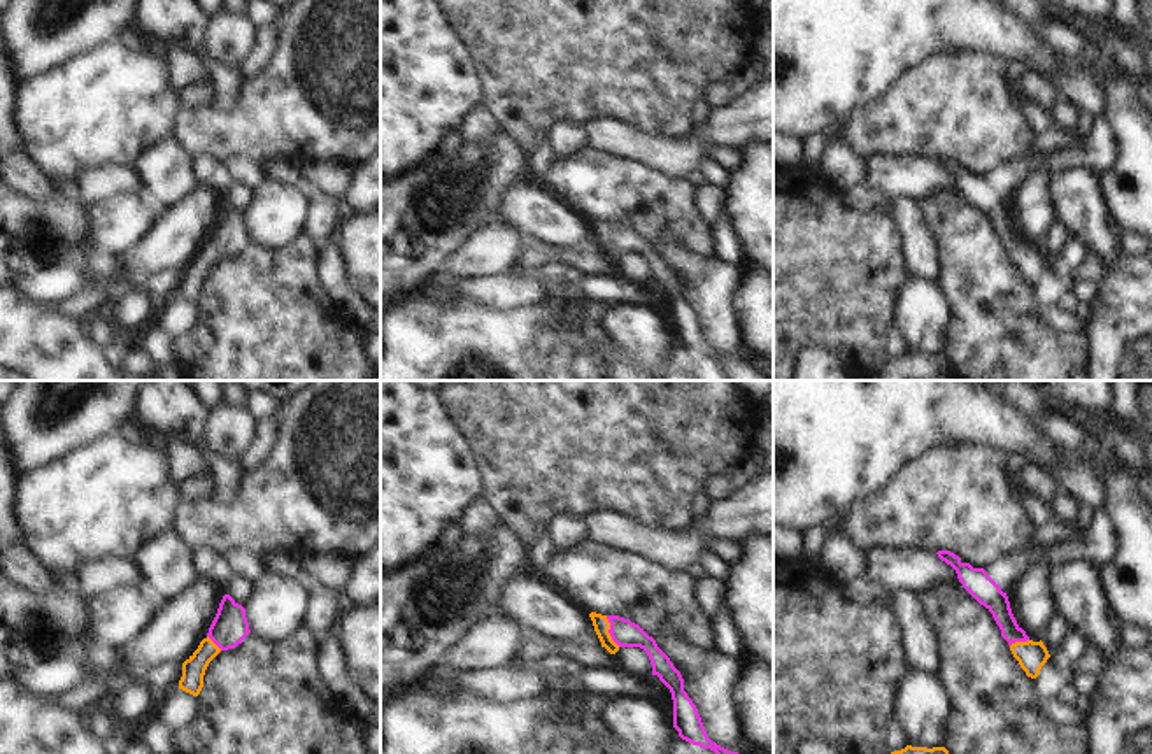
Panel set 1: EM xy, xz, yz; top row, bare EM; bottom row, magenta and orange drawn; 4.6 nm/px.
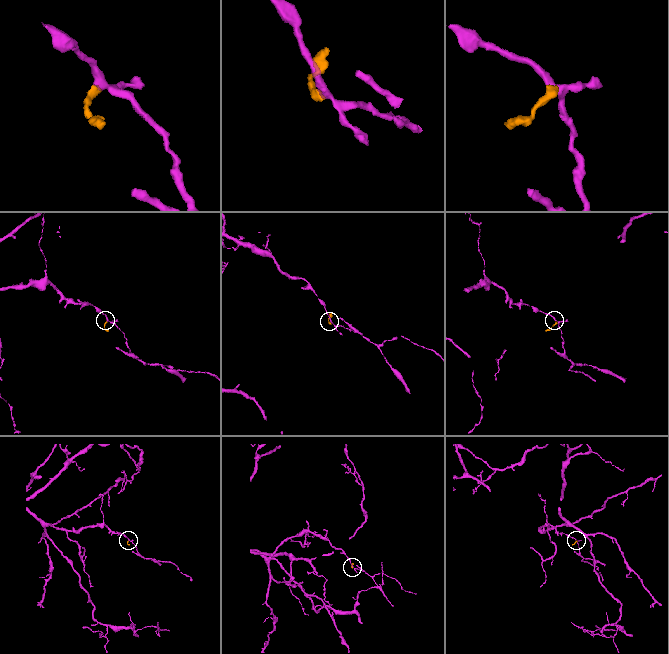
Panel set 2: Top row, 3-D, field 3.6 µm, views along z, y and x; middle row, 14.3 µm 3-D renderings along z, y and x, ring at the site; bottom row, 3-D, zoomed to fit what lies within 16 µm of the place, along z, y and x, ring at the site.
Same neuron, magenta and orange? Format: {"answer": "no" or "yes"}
{"answer": "yes"}

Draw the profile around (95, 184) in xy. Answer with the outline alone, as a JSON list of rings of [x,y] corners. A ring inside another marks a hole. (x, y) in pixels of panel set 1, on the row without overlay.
[[[117,163],[79,170],[75,184],[89,207],[123,191],[140,191],[144,188],[137,167]]]

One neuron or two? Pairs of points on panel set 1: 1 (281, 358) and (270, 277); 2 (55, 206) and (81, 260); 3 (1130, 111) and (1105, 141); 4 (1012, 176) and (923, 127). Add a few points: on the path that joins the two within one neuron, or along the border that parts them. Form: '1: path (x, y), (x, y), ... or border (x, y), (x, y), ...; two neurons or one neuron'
1: path (270, 339), (270, 297); one neuron
2: path (55, 220), (55, 228), (67, 246); one neuron
3: border (1103, 116), (1116, 139), (1116, 160), (1107, 170); two neurons
4: border (1030, 151), (1010, 158), (984, 176); two neurons

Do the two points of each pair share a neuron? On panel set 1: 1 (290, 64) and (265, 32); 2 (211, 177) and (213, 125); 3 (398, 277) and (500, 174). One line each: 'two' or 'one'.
1: two
2: two
3: one

